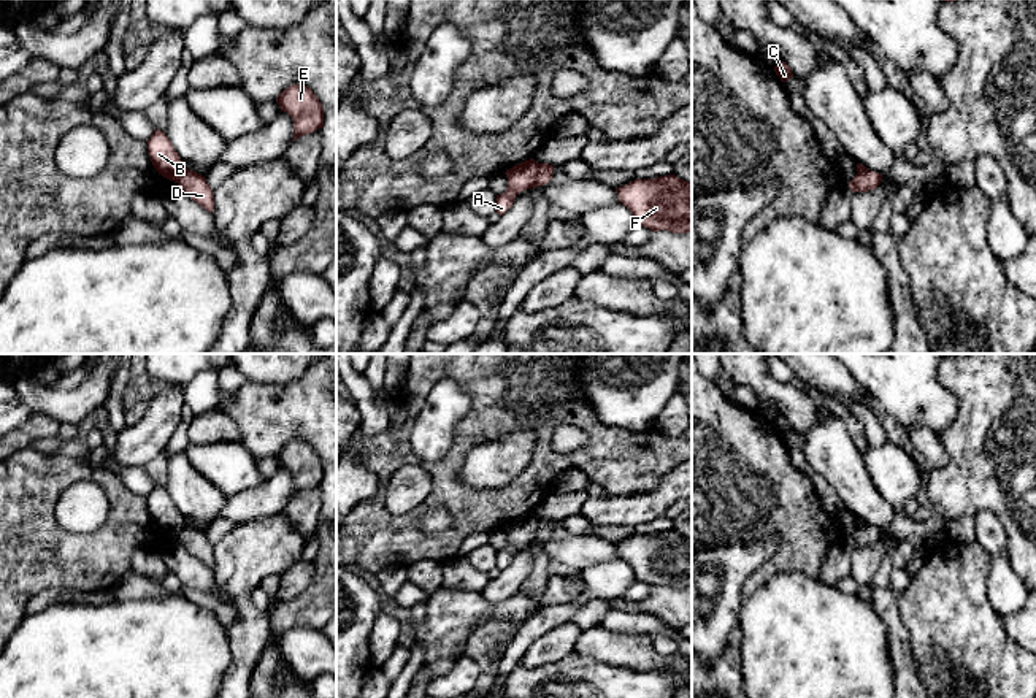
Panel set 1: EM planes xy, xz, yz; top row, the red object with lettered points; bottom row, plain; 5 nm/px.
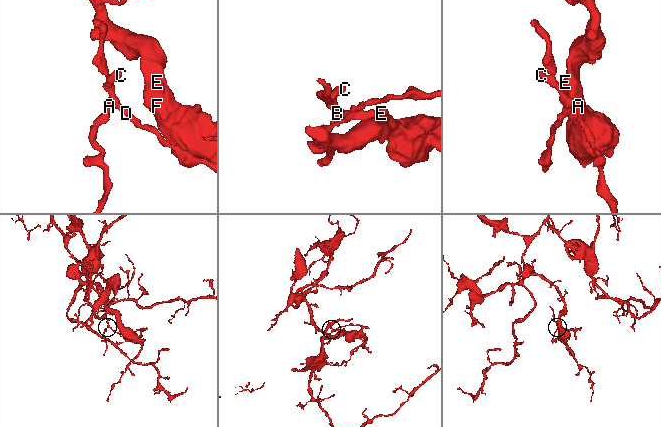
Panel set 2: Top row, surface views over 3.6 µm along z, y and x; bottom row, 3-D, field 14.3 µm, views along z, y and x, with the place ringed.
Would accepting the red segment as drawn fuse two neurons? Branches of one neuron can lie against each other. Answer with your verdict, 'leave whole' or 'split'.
split

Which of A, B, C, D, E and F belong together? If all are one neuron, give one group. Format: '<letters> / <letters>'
A B C / D E F

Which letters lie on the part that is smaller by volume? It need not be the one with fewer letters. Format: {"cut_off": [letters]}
{"cut_off": ["A", "B", "C"]}

